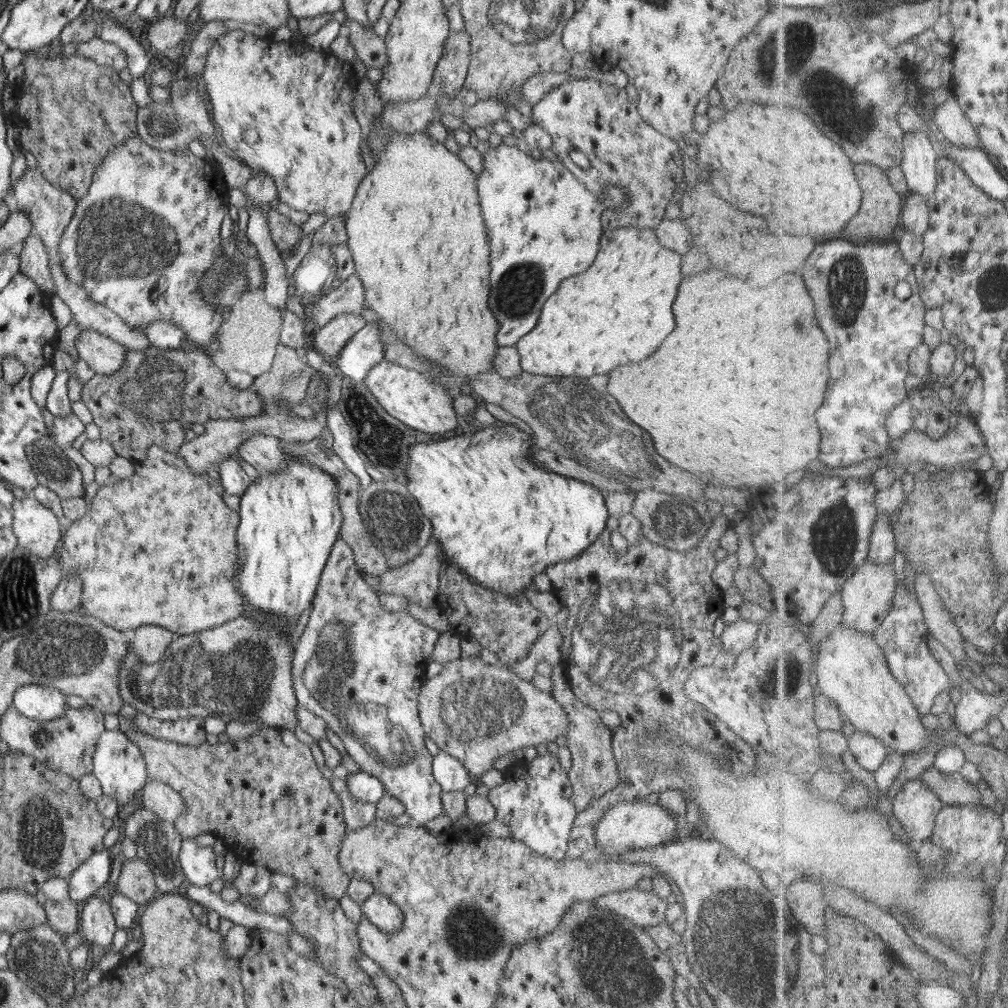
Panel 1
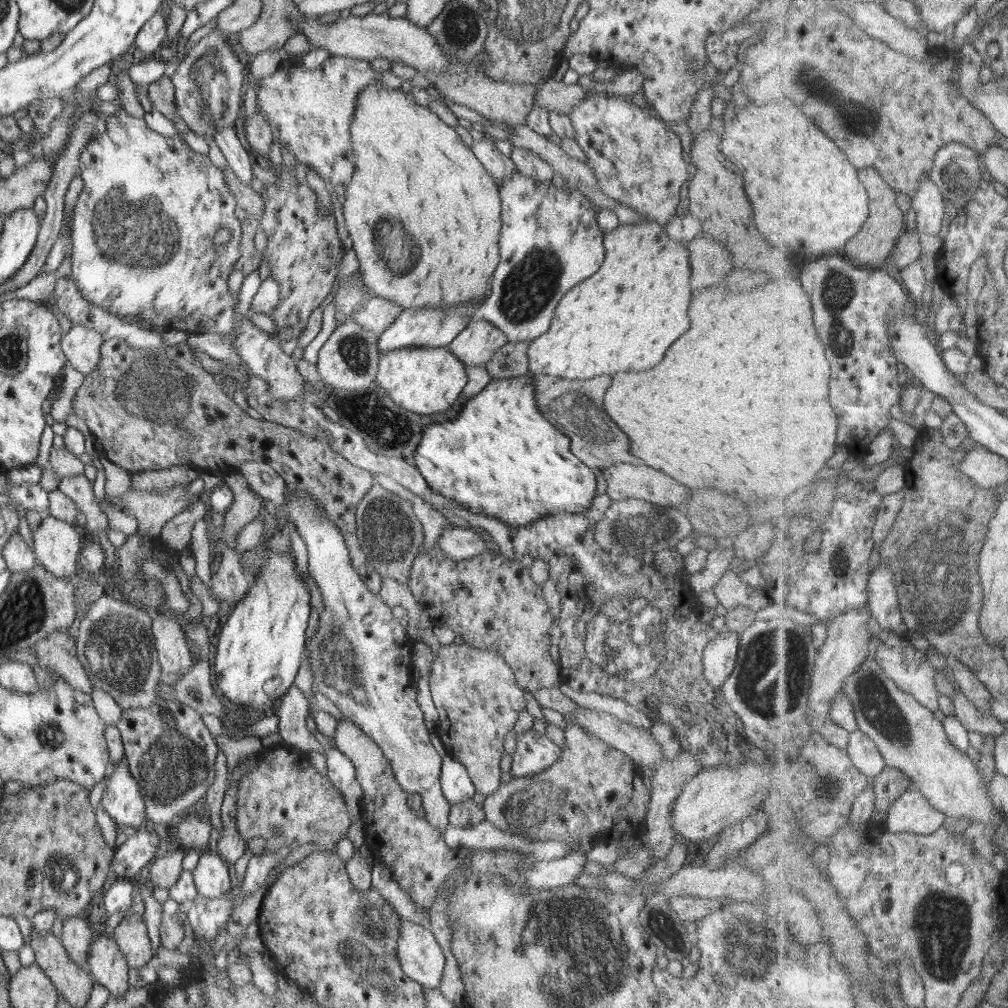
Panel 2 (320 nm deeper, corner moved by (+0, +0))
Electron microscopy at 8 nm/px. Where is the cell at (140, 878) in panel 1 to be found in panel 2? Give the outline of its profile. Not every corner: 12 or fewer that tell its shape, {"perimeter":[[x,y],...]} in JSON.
{"perimeter":[[182,848],[159,855],[144,875],[151,886],[170,888],[182,869]]}

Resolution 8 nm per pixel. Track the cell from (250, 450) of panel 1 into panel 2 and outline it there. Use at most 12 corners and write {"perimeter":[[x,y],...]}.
{"perimeter":[[300,489],[271,507],[323,598],[314,690],[383,750],[441,836],[451,803],[413,644]]}

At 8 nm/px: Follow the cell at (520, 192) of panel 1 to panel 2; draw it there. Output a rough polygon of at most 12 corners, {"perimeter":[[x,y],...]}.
{"perimeter":[[517,171],[498,186],[500,264],[477,317],[549,329],[605,259],[598,208]]}

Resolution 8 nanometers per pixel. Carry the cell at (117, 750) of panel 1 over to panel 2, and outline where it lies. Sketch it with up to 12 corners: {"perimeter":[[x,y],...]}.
{"perimeter":[[126,760],[113,774],[101,804],[123,829],[143,828],[145,795]]}

